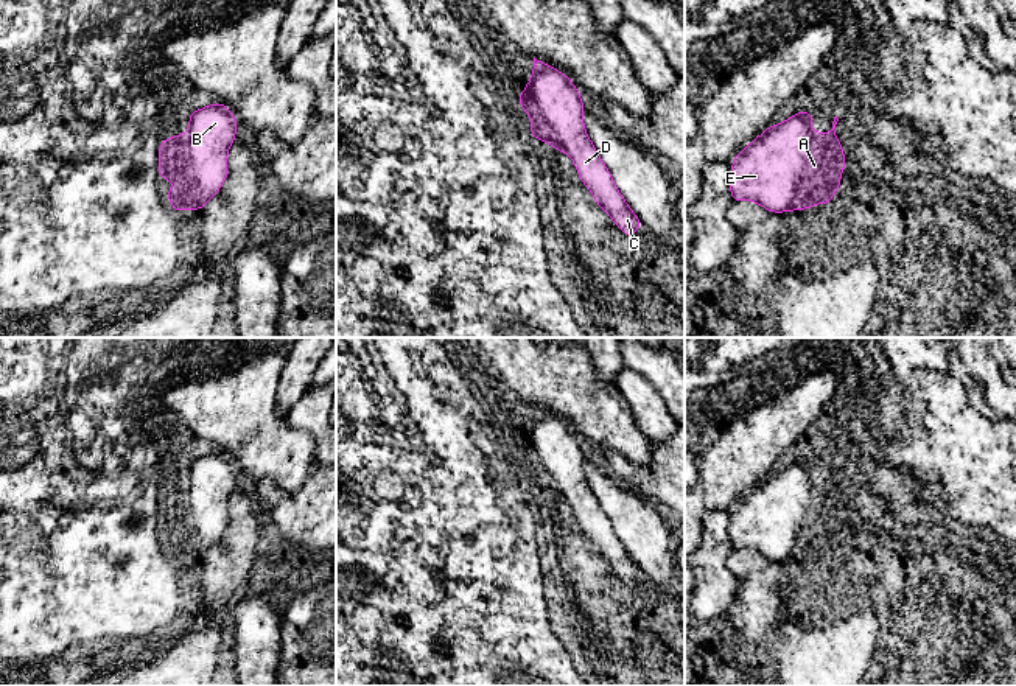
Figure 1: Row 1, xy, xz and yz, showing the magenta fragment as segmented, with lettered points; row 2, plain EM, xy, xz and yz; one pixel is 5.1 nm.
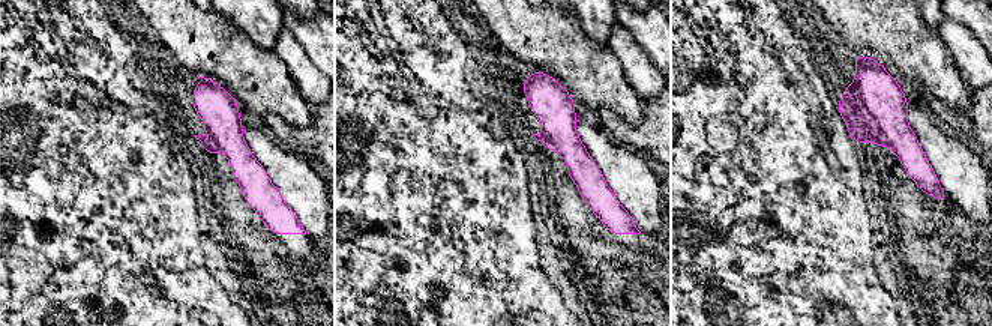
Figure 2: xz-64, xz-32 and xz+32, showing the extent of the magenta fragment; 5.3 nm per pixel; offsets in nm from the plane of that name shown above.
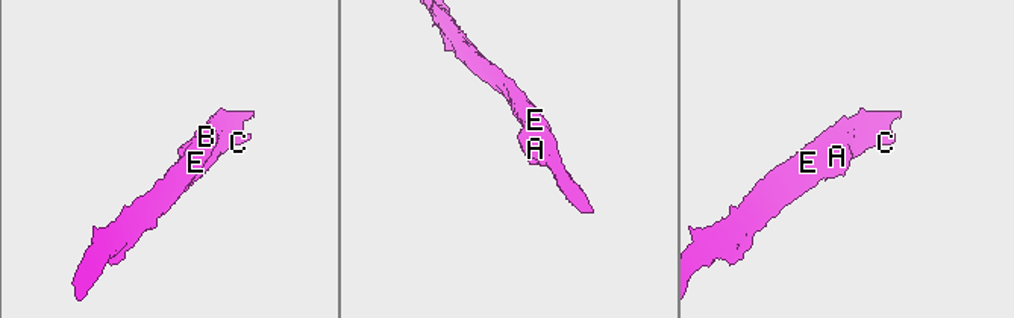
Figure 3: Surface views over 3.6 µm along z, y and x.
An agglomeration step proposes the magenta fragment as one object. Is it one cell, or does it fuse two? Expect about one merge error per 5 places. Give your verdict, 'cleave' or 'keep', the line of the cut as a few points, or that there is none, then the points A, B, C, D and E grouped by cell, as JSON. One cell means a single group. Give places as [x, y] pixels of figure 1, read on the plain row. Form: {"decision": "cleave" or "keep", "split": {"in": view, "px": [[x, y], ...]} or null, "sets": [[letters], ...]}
{"decision": "keep", "split": null, "sets": [["A", "B", "C", "D", "E"]]}

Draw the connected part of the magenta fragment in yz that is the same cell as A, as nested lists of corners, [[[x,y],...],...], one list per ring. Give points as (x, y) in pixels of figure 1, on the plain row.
[[[800,459],[780,473],[770,471],[766,481],[737,501],[728,526],[734,551],[753,549],[770,562],[809,558],[815,552],[832,551],[848,510],[834,479],[839,467],[834,465],[829,481],[814,481],[809,474],[815,467],[811,460]]]

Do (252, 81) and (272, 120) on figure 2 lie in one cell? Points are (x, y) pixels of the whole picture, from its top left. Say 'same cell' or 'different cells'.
different cells

